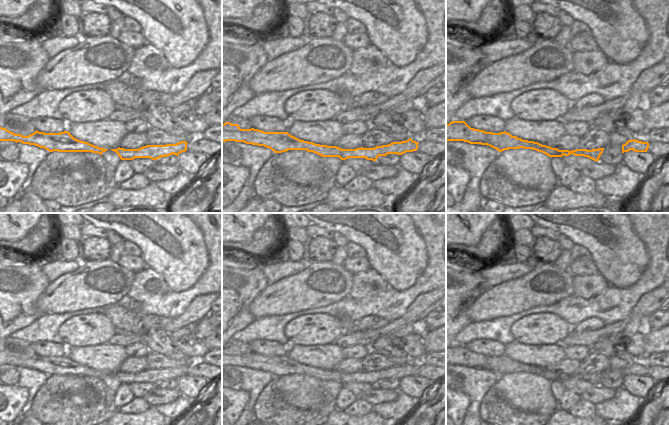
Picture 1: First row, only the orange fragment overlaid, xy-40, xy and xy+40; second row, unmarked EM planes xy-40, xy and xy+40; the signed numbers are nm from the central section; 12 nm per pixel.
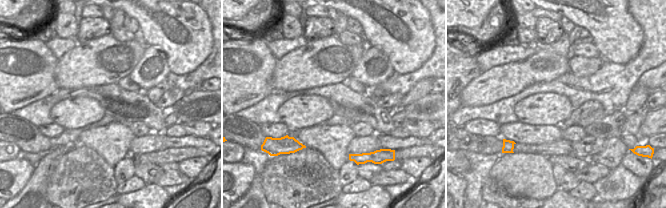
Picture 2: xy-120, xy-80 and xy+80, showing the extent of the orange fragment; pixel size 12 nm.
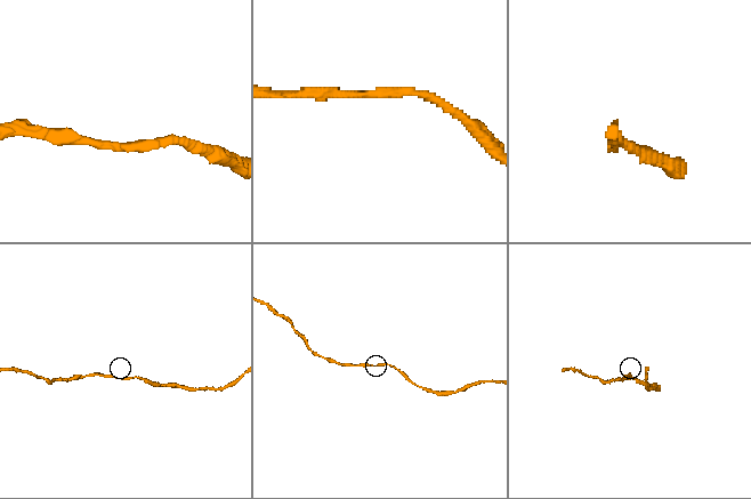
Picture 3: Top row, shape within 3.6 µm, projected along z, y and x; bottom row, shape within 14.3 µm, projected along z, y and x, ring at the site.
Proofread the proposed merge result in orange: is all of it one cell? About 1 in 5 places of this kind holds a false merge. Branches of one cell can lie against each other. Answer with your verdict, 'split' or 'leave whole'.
leave whole

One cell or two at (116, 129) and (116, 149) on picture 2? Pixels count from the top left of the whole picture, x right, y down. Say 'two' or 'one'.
one

